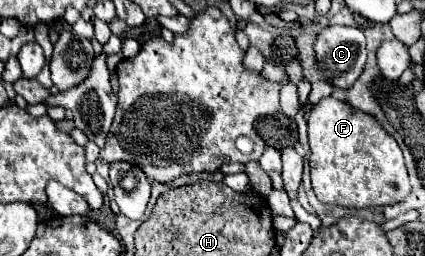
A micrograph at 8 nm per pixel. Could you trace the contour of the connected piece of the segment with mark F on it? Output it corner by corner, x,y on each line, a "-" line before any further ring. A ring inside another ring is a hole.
333,96
323,98
307,116
311,146
311,182
323,204
343,208
377,208
409,196
409,174
399,144
369,114

